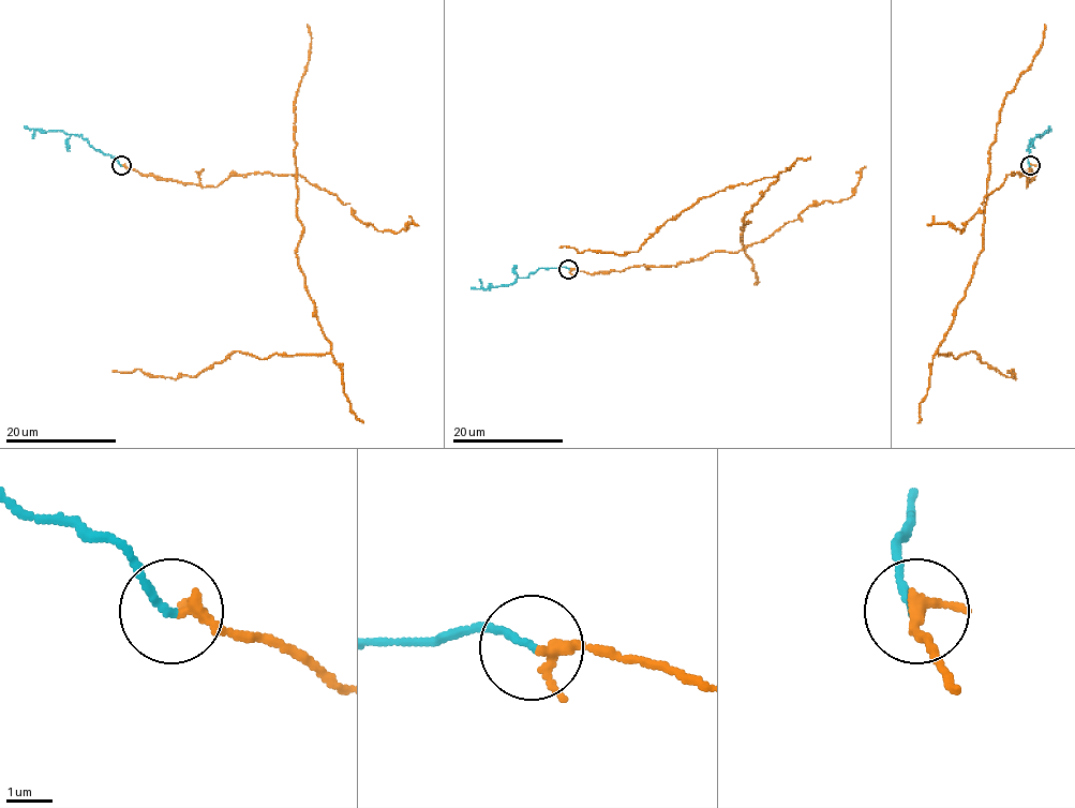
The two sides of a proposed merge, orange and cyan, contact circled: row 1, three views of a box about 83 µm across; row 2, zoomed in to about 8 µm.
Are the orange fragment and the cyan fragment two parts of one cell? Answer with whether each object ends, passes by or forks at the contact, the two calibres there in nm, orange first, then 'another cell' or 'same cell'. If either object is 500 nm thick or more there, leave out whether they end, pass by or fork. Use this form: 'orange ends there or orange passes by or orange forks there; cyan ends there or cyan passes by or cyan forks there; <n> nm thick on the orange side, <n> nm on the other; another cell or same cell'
orange passes by; cyan ends there; 200 nm thick on the orange side, 160 nm on the other; same cell

